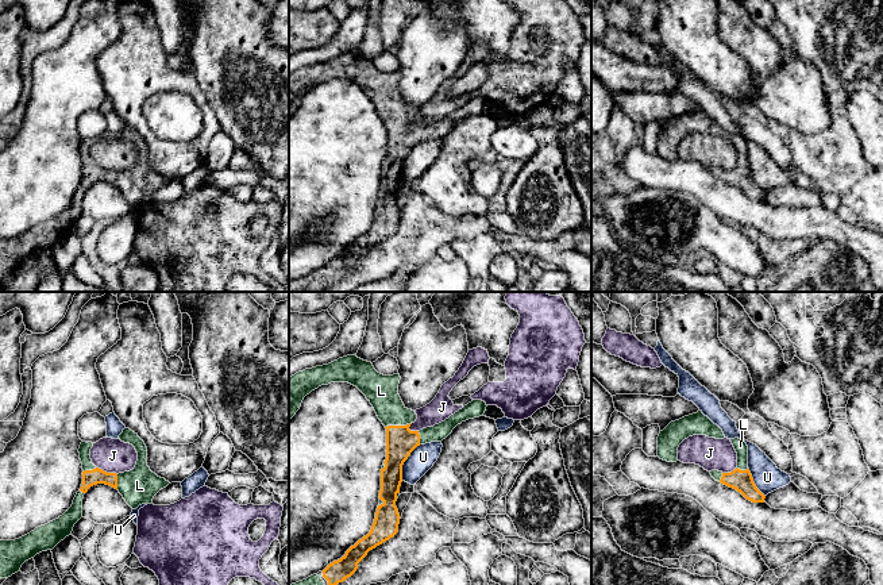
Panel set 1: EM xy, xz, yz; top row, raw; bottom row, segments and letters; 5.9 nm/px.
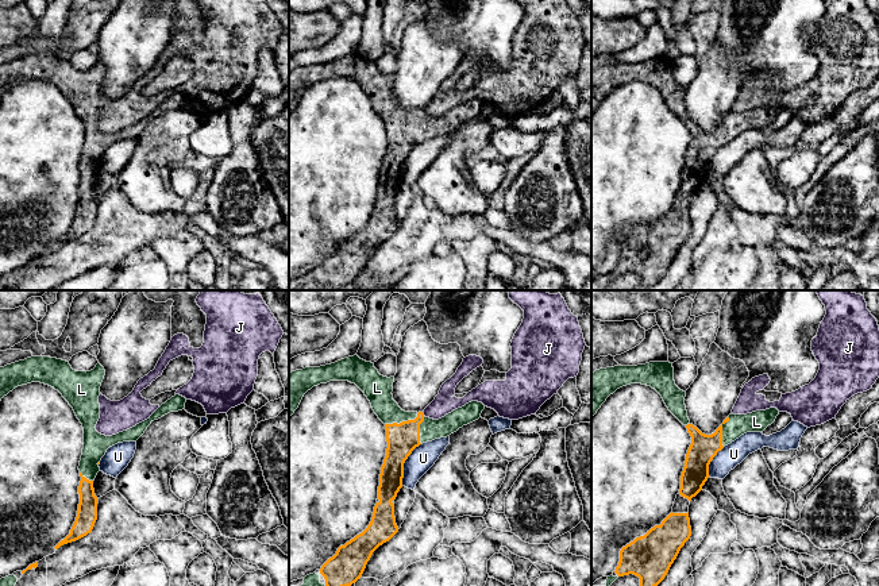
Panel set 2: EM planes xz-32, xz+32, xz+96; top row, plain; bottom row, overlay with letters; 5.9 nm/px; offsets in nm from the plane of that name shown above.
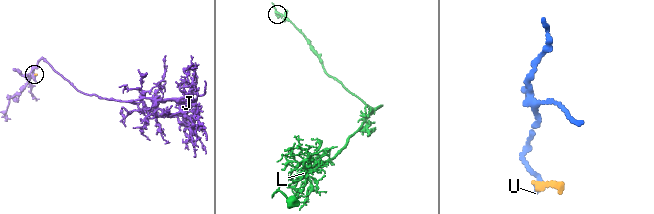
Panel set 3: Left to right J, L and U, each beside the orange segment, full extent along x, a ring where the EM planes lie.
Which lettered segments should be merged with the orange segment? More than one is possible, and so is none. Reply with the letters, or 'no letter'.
L

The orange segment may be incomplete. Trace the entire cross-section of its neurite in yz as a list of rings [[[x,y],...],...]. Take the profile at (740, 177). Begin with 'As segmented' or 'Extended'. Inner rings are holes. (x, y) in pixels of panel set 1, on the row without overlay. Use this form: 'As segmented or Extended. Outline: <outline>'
Extended. Outline: [[[734,135],[730,136],[730,139],[737,150],[737,165],[730,170],[712,168],[712,174],[726,184],[736,186],[752,200],[764,200],[766,193],[756,185],[748,166],[748,143],[745,138]]]

